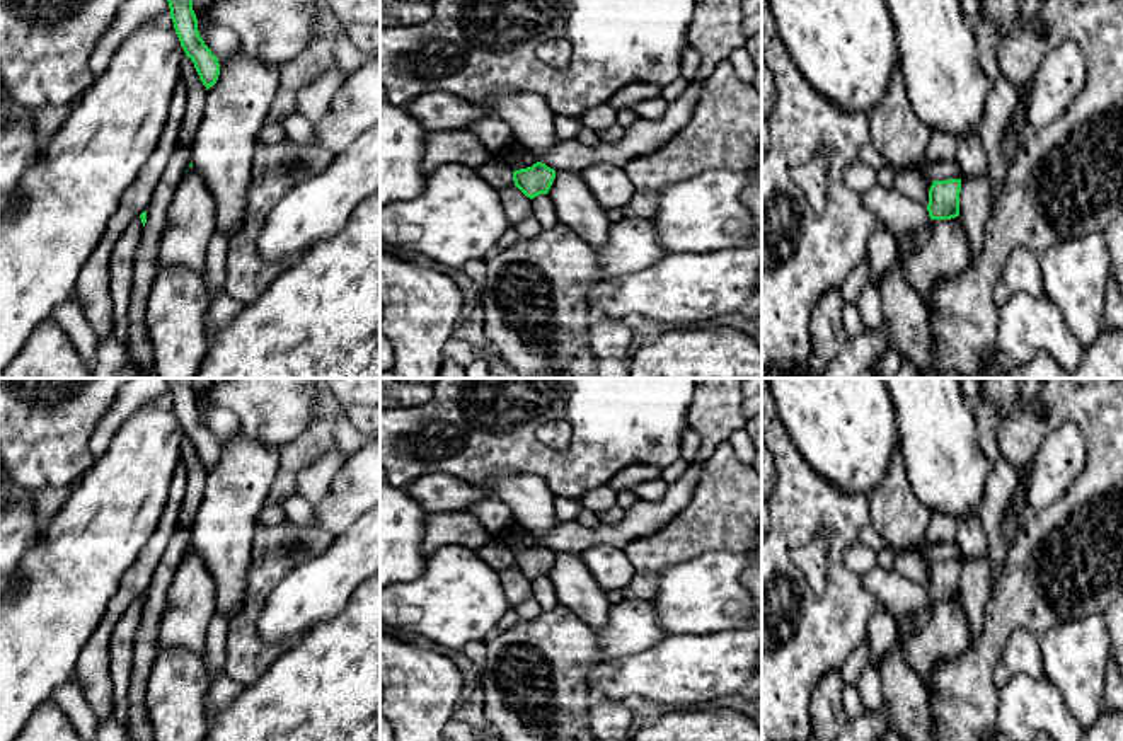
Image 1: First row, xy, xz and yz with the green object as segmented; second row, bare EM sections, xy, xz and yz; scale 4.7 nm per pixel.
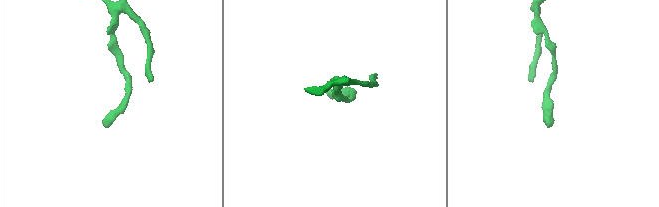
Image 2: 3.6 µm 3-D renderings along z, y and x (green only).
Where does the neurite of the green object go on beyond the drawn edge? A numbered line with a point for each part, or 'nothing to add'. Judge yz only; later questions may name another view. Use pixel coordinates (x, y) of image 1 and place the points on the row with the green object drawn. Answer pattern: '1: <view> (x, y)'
1: yz (975, 200)

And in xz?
1: xz (542, 208)

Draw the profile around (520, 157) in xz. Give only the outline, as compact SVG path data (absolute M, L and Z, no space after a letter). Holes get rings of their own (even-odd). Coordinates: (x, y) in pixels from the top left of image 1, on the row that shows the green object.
M523 145L515 146L511 152L501 157L501 160L515 172L532 167L538 158Z

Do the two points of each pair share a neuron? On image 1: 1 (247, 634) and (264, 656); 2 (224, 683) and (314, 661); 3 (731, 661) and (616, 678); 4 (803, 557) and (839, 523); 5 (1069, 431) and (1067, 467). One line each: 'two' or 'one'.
1: one
2: two
3: one
4: two
5: one

